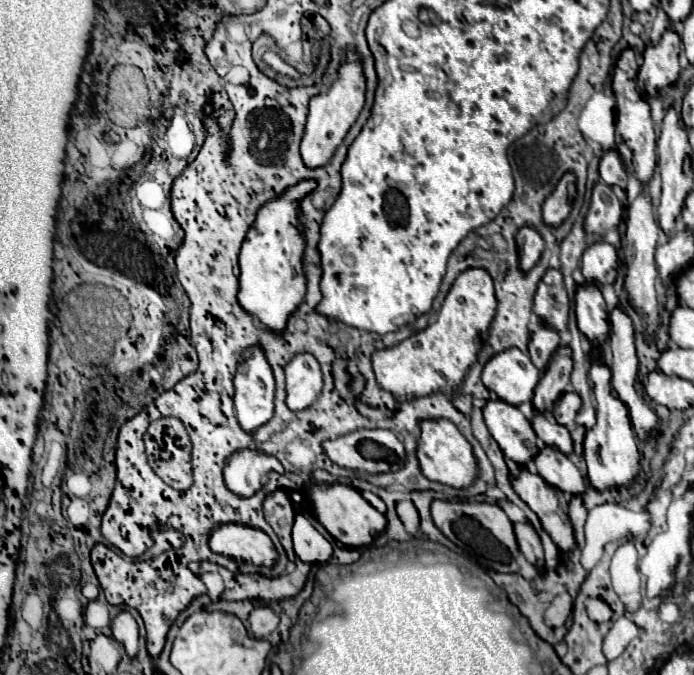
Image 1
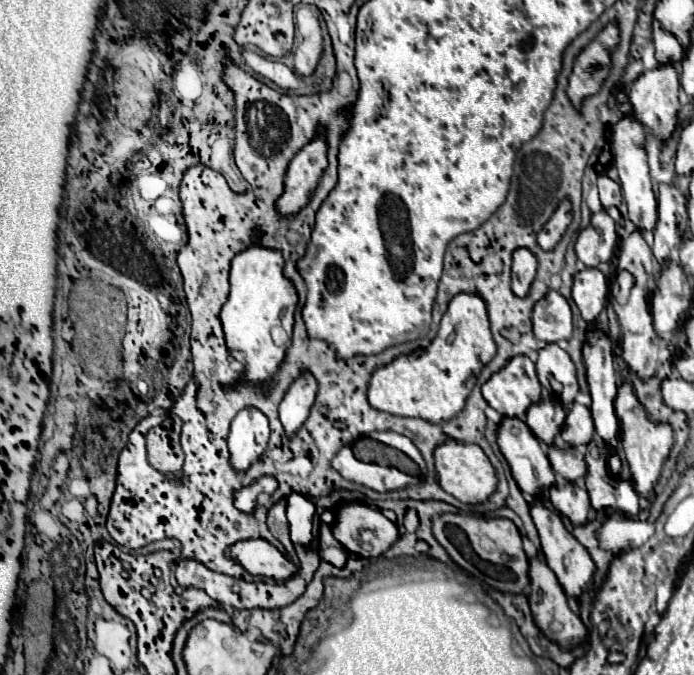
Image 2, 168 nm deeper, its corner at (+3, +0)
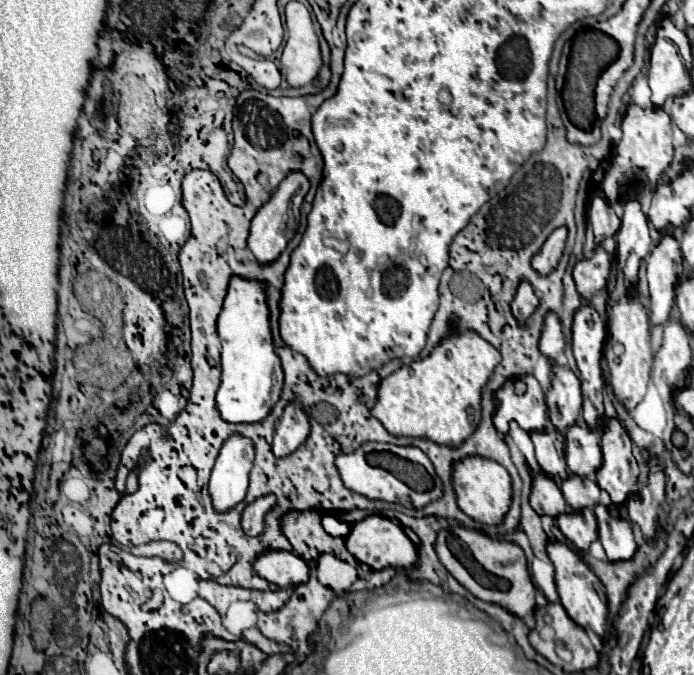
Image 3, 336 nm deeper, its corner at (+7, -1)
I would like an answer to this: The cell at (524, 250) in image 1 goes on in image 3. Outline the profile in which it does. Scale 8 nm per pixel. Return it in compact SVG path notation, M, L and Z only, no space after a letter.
M521 282L521 288L519 288L519 292L517 292L517 296L515 296L513 304L511 304L513 316L515 316L517 324L525 326L527 320L537 310L537 306L539 306L539 300L533 296L533 290L531 290L529 282Z

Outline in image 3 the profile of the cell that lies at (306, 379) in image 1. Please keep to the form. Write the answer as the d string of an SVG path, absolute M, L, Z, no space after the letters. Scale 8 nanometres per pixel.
M289 404L283 410L283 416L275 428L275 438L273 438L275 458L283 458L295 452L309 438L309 432L311 426L305 412L297 404Z

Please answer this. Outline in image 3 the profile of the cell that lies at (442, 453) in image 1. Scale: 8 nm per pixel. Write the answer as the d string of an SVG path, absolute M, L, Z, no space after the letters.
M469 456L469 460L461 460L461 464L457 464L457 472L453 472L453 486L459 508L481 524L501 524L511 508L511 476L493 460L481 460L481 456Z

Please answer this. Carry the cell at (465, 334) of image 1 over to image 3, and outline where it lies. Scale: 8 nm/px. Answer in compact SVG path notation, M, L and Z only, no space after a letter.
M475 332L445 338L427 358L399 368L381 382L373 416L393 436L423 438L443 446L459 446L481 422L481 390L489 382L501 354Z

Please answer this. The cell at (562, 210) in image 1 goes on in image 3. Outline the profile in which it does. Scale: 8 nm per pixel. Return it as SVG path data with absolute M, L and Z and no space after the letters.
M557 228L547 238L547 242L541 248L541 252L533 256L533 268L537 270L537 274L547 276L557 268L557 264L559 264L559 260L563 256L565 240L567 240L567 228Z

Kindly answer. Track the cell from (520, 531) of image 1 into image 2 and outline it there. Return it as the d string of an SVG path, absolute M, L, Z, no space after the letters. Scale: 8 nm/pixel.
M529 557L529 579L531 579L531 597L529 597L529 605L531 611L535 615L535 623L537 627L553 641L557 641L561 645L561 649L571 649L575 647L583 637L585 637L585 625L581 623L581 619L571 611L571 607L567 605L565 593L555 577L555 573L551 571L549 565L545 565L539 557Z

